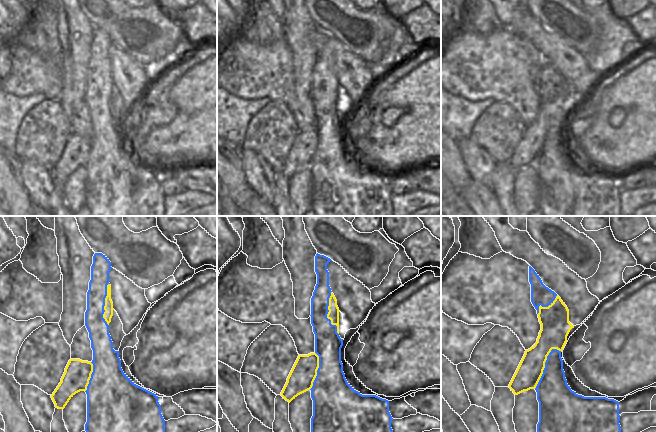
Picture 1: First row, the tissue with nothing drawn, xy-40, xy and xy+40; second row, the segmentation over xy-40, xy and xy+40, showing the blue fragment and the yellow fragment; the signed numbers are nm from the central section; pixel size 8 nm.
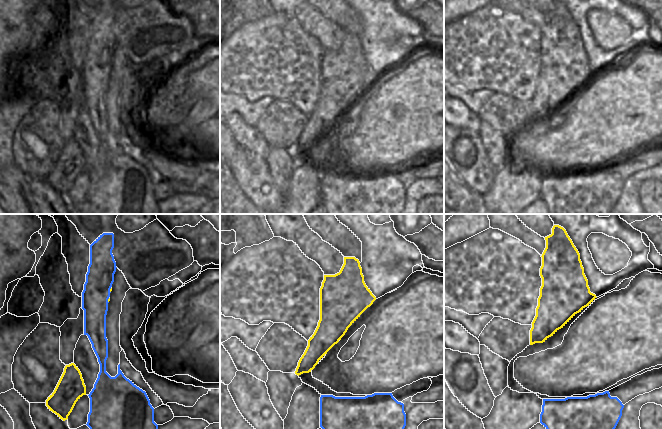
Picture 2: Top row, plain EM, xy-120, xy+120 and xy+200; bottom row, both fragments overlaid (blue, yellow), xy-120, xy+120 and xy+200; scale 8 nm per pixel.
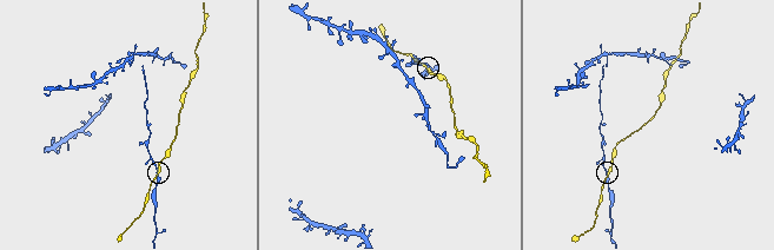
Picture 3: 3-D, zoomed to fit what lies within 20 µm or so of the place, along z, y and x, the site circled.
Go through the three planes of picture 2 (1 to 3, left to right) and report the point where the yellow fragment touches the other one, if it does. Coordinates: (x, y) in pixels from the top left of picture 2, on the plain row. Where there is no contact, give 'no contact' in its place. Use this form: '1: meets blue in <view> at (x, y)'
1: meets blue in xy-120 at (109, 66)
2: no contact
3: no contact

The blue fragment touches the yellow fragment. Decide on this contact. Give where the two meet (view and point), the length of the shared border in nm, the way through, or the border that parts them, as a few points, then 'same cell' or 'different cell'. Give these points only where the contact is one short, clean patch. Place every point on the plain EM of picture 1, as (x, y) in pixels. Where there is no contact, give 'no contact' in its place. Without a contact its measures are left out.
meets blue in xy+40 at (545, 141); contact 380 nm long; different cell

